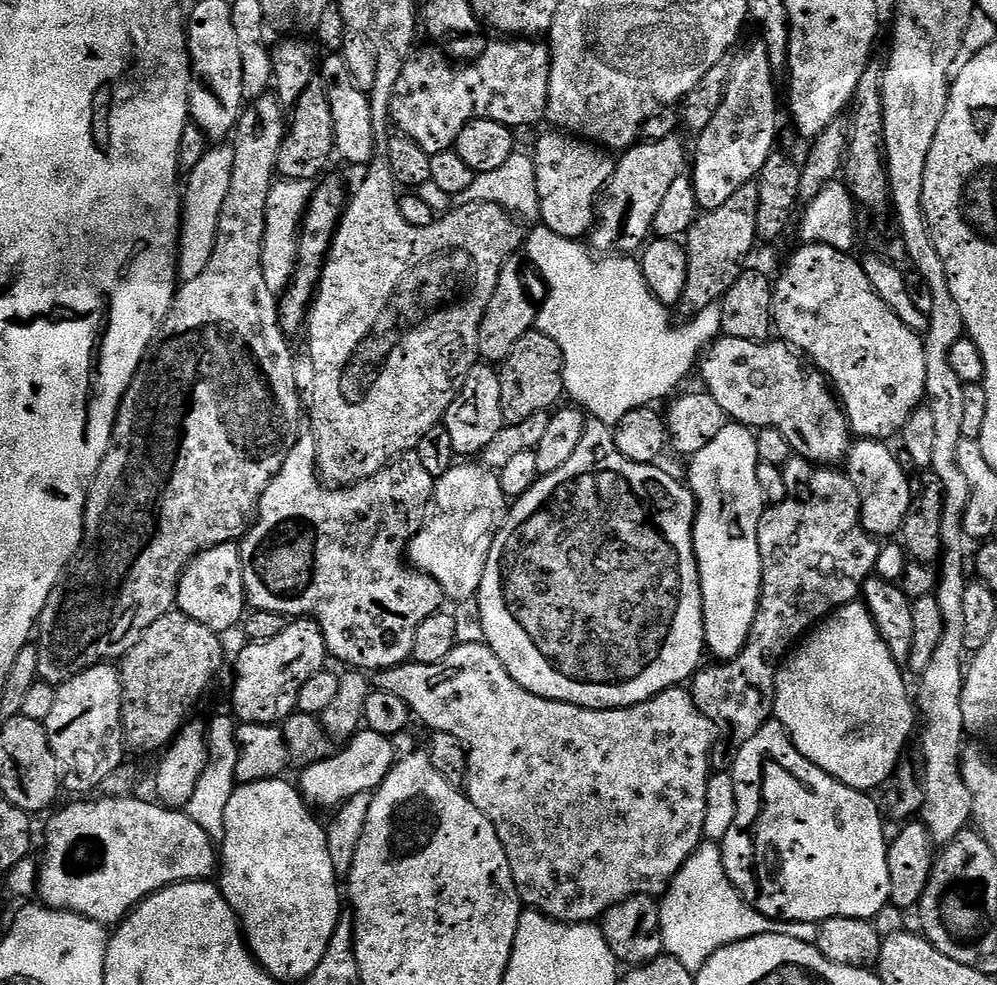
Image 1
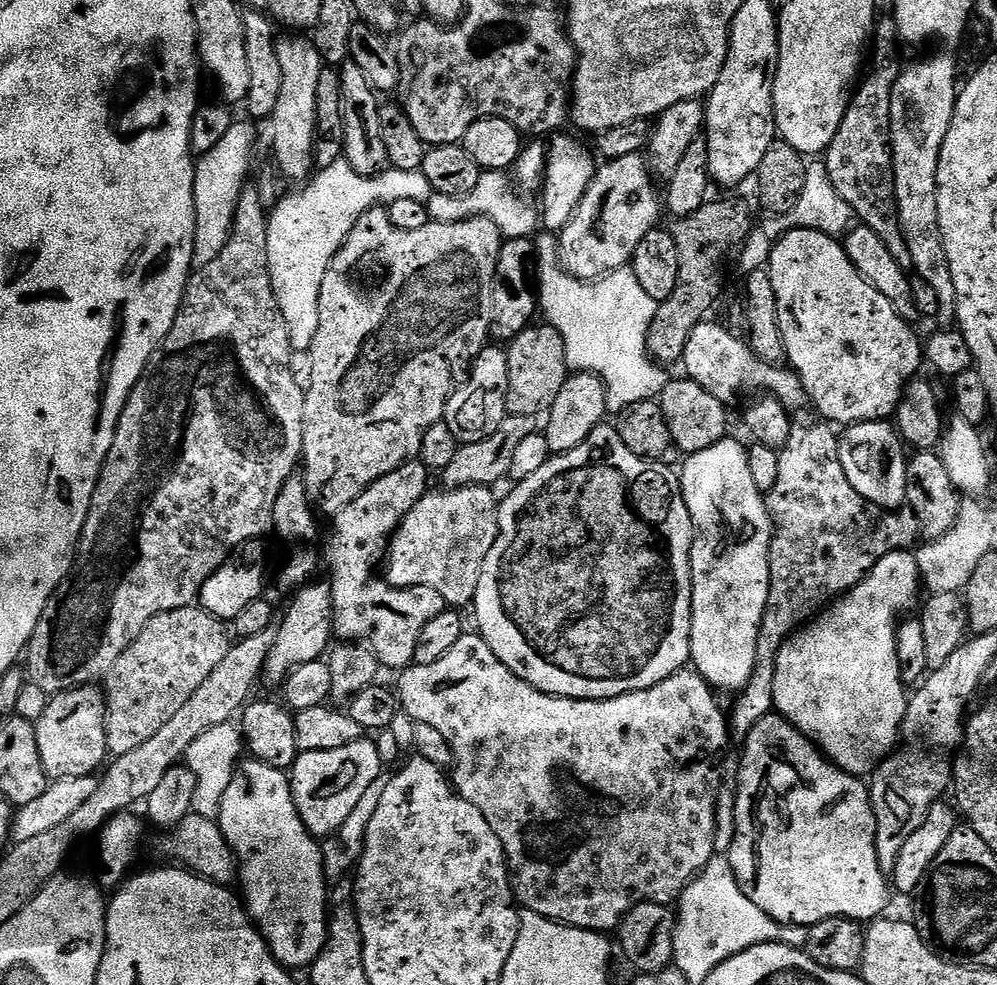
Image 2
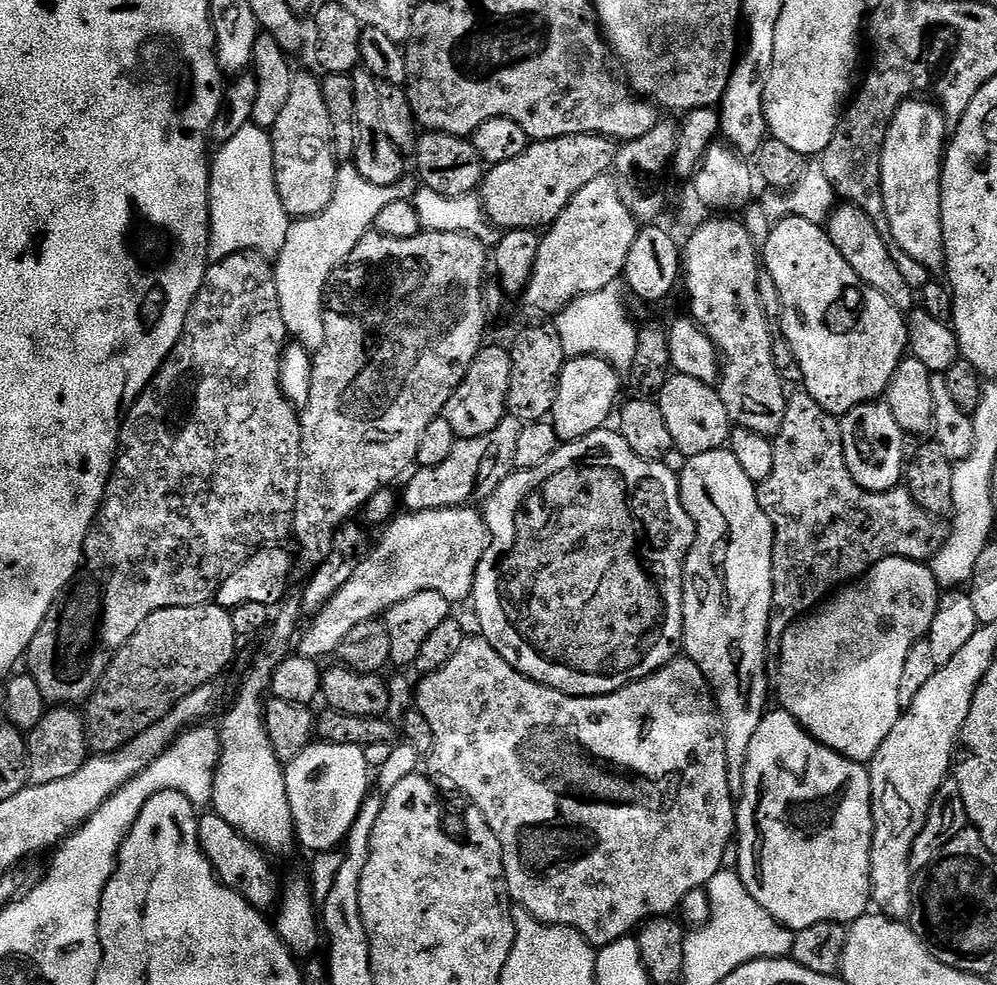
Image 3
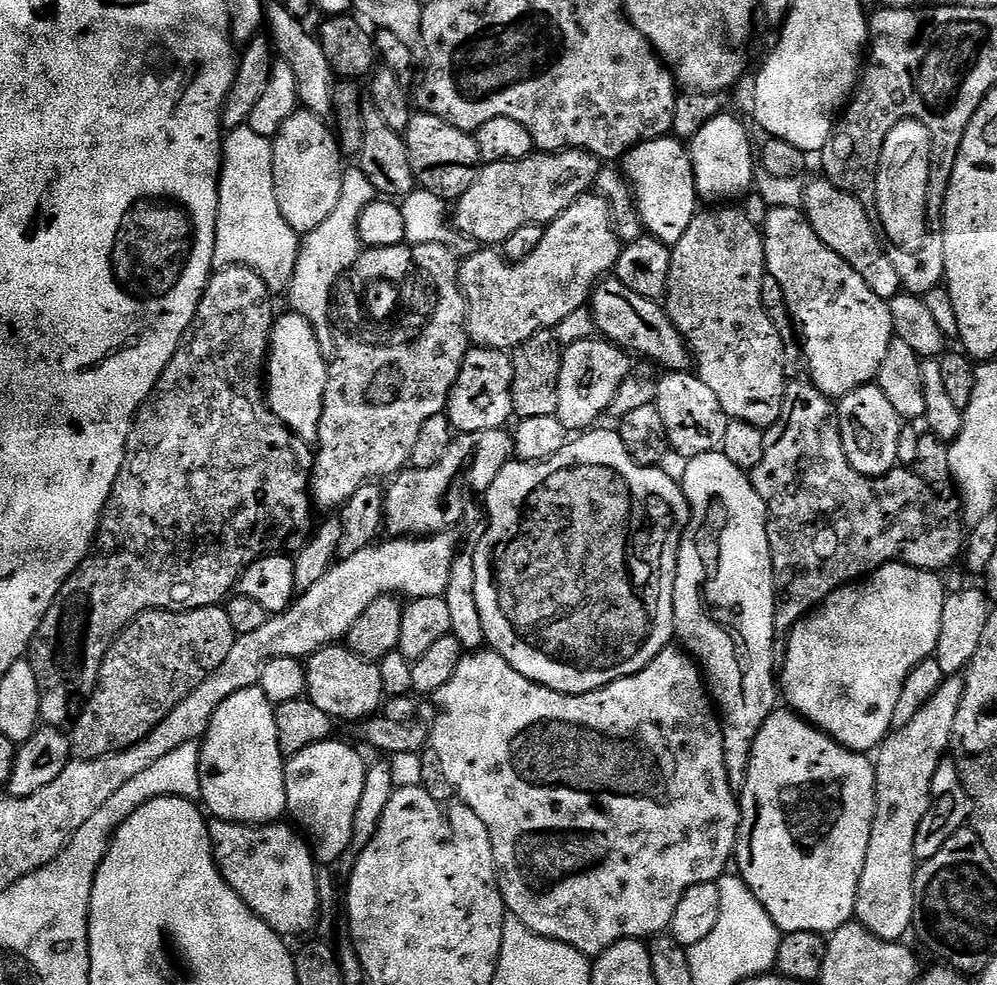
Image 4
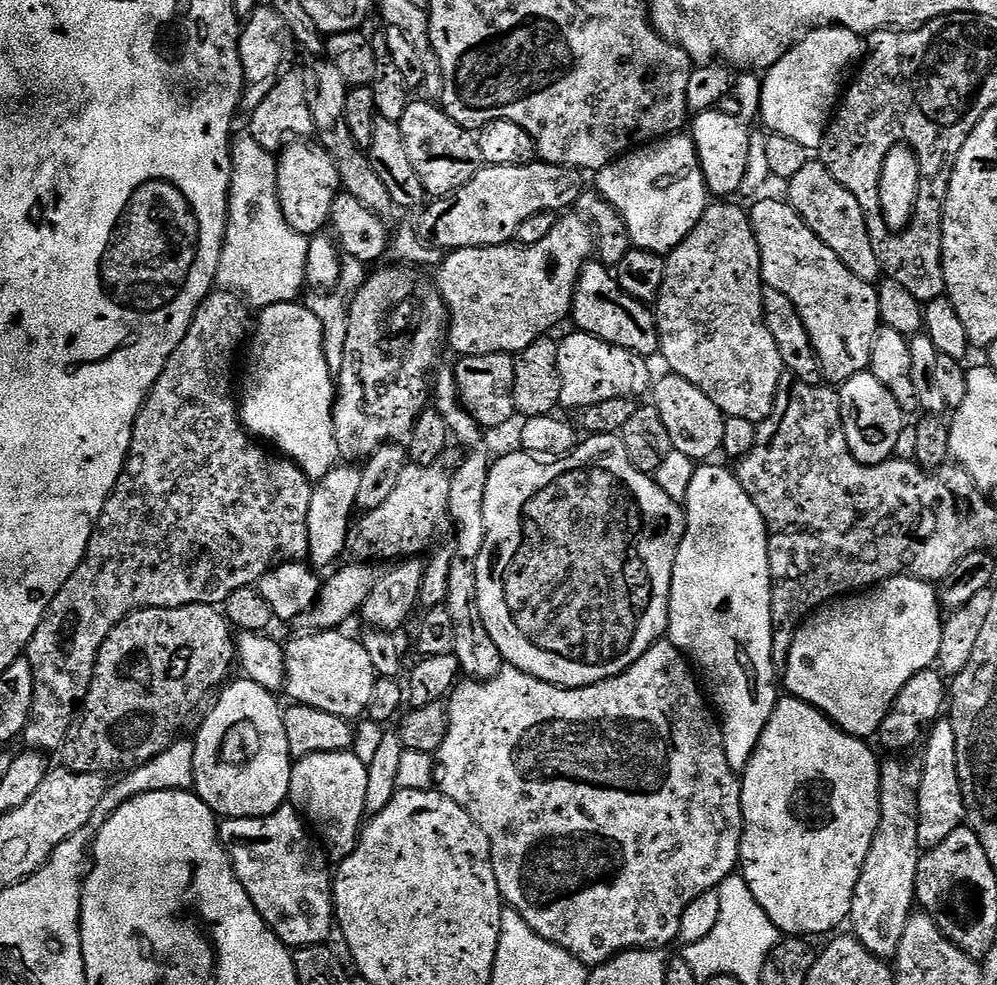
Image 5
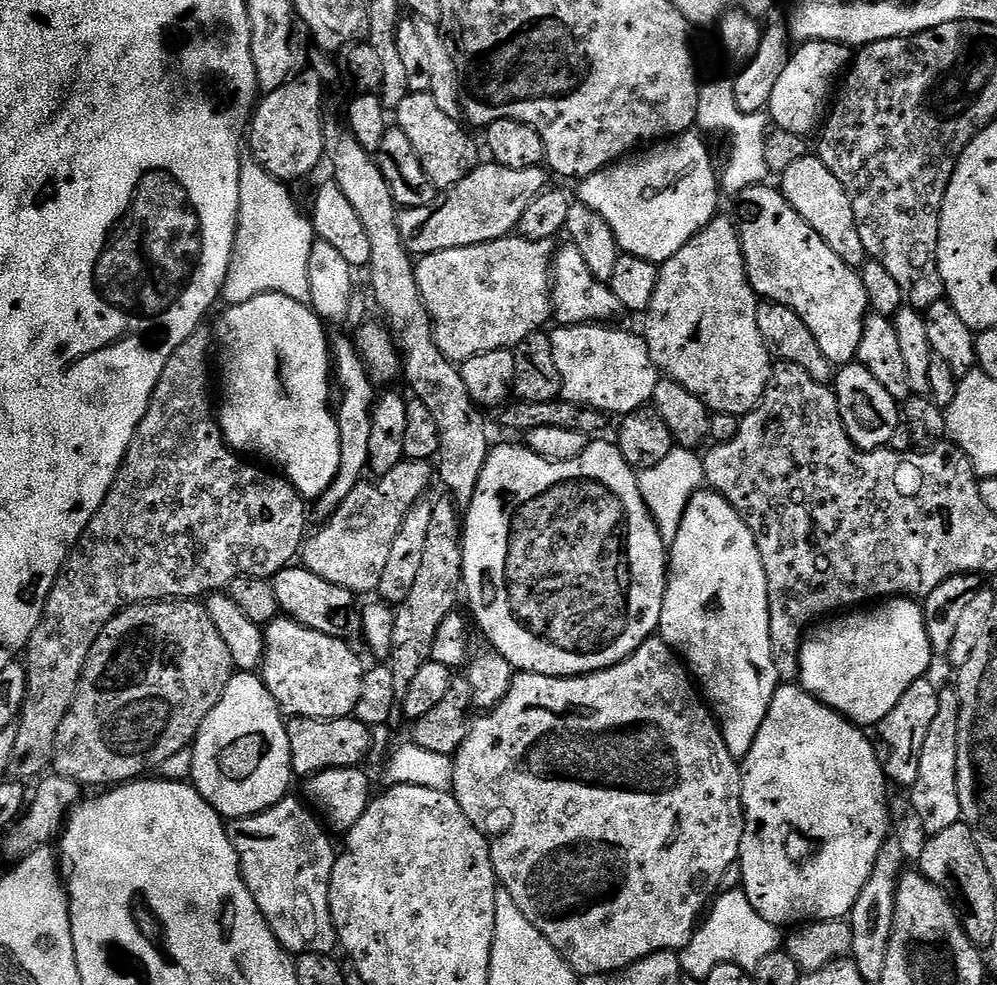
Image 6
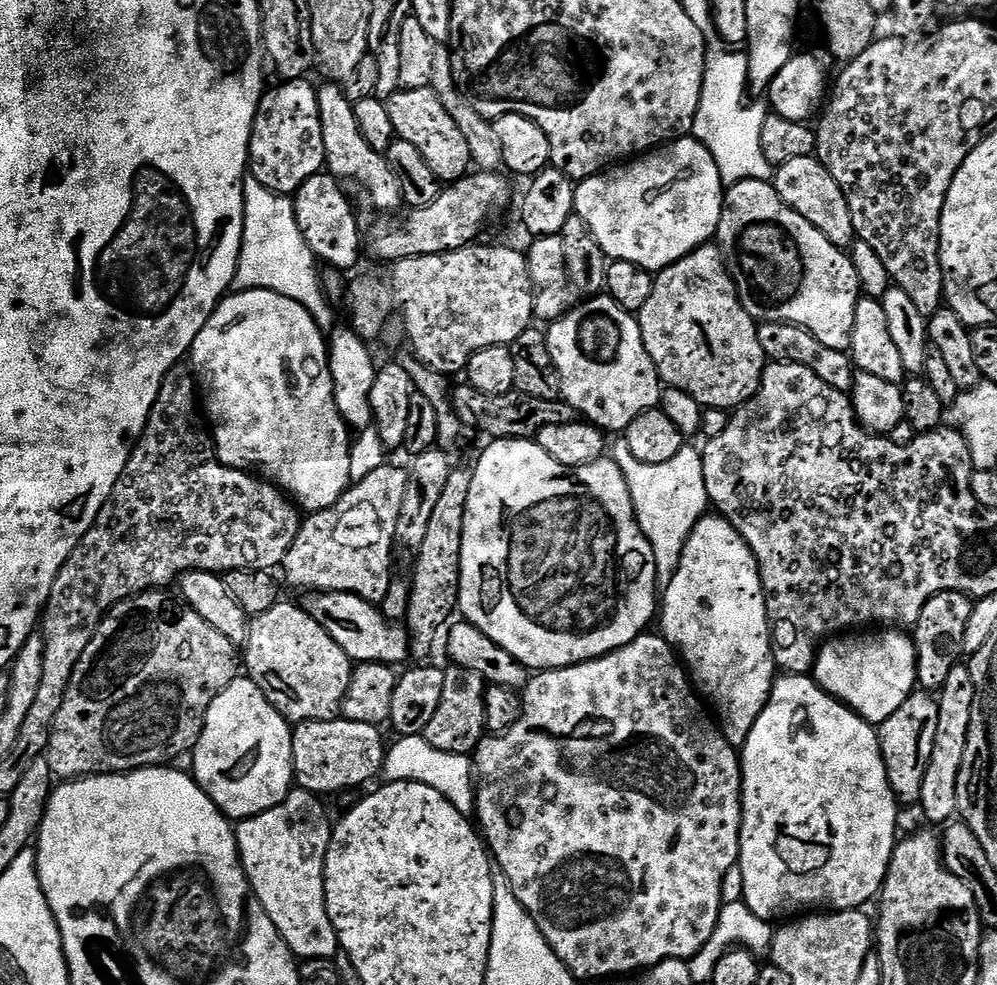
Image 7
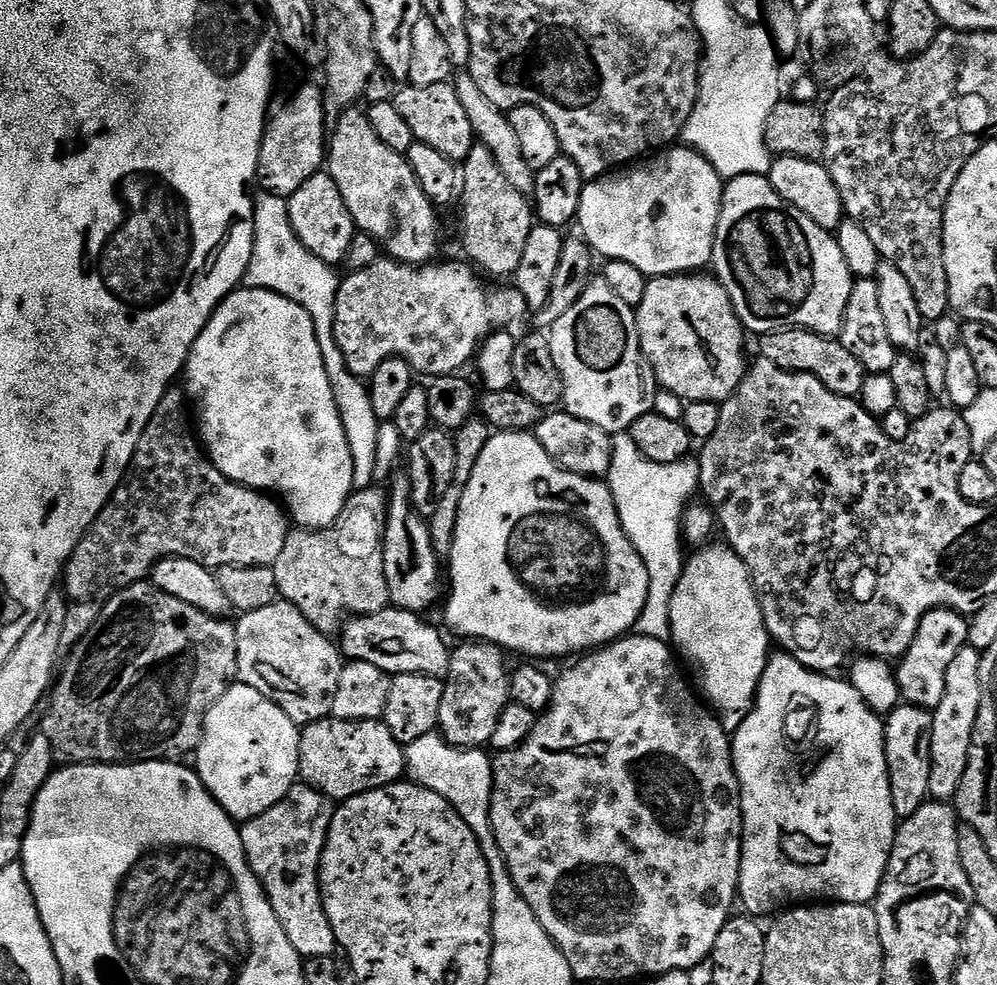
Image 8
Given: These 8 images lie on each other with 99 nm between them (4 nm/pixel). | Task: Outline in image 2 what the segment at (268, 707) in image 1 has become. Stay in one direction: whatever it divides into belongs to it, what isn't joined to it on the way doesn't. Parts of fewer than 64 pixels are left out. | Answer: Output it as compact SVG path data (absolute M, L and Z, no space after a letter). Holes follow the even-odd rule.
M309 582L303 585L293 596L296 597L289 602L288 609L282 612L282 619L276 628L274 646L270 646L268 657L264 659L262 680L265 685L267 683L276 684L276 686L283 685L295 668L306 662L321 659L329 651L334 640L331 587L327 583Z

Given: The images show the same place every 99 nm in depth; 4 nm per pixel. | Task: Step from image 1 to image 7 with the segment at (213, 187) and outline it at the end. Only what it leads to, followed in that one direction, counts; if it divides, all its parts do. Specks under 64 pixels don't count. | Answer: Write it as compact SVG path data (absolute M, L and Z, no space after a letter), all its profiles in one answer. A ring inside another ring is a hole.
M248 178L244 182L244 233L240 247L240 261L236 267L235 291L270 290L282 294L291 300L297 300L303 308L312 315L320 331L328 334L338 324L338 319L332 313L333 305L321 284L321 269L318 268L316 256L310 250L302 230L298 228L296 205L289 197L279 196L274 190L266 190L262 182Z

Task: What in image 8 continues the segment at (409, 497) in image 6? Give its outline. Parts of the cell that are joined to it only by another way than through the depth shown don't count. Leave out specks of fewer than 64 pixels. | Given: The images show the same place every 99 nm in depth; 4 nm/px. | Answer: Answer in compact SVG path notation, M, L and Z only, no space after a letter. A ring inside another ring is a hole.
M373 486L353 491L340 517L329 528L292 530L275 562L280 596L294 605L319 632L336 634L341 631L347 614L369 616L389 607L386 570L384 569L384 531L388 521L388 497L385 489Z

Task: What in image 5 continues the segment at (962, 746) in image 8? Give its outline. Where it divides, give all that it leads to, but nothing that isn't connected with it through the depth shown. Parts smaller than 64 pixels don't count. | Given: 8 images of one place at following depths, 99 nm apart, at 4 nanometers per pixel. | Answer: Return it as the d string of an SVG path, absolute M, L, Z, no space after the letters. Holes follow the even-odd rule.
M941 718L928 729L923 741L924 760L920 765L920 789L918 790L918 846L927 850L946 842L954 830L965 823L964 795L958 778L958 754L956 735L951 719Z

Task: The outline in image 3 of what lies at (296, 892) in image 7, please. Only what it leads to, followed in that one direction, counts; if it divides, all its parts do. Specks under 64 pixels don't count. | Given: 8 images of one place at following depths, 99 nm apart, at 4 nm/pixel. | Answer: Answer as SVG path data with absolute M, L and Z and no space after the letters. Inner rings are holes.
M201 815L199 822L200 849L203 850L205 858L212 863L212 871L215 872L216 877L230 890L246 898L246 902L250 902L255 908L268 910L270 907L271 909L278 896L278 887L276 888L276 876L268 865L269 857L259 846L253 844L240 832L236 832L234 826L230 826L230 822L226 822L220 816Z

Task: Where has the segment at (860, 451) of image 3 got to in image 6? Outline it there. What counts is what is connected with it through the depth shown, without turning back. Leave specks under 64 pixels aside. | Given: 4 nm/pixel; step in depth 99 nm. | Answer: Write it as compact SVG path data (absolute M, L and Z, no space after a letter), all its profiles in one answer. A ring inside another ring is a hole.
M858 362L843 365L835 373L834 391L842 414L842 422L850 438L864 452L873 452L876 448L889 447L894 430L902 423L901 405L892 397L890 390Z

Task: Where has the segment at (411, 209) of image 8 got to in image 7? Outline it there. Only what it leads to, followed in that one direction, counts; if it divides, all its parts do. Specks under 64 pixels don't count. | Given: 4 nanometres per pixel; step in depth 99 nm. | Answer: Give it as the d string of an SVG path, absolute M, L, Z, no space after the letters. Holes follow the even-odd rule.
M323 81L317 87L318 118L322 118L322 136L324 158L327 171L341 182L353 180L364 187L366 195L372 199L372 204L382 211L392 214L396 207L404 204L404 195L398 186L398 178L394 170L390 170L387 157L376 150L362 136L358 127L355 105L346 98L343 85L339 81Z

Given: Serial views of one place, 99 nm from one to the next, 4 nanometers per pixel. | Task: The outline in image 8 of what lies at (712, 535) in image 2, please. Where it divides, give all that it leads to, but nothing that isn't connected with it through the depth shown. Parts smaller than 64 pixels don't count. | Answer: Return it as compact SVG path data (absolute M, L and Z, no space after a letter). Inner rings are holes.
M709 543L687 557L684 573L678 582L678 590L674 590L674 598L670 598L670 626L672 627L670 640L681 657L684 655L690 663L700 667L696 676L700 679L699 691L703 699L707 701L713 712L719 714L720 725L728 733L734 734L738 726L742 726L742 722L748 717L752 701L756 698L760 679L768 665L770 637L764 629L762 606L758 602L752 579L742 558L738 558L736 551L728 547L727 543L716 543Z

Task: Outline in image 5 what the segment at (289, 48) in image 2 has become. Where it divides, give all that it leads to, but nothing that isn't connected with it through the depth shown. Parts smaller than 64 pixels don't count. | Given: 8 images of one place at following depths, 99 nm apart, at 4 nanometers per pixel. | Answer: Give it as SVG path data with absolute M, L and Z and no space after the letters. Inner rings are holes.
M304 140L289 144L279 153L276 167L276 185L283 217L292 229L309 238L319 235L327 227L333 202L341 191L335 162L321 145L312 144L308 145Z

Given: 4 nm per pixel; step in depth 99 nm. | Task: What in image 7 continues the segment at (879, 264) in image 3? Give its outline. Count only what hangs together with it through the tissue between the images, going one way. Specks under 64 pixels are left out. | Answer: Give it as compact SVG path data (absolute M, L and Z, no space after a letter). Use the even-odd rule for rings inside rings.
M815 156L793 158L775 169L774 183L777 194L782 202L786 202L786 206L790 206L790 210L802 214L802 218L806 218L814 230L822 230L822 234L826 234L834 246L851 249L856 240L856 231L854 218L850 218L850 206L846 206L846 194L842 194L842 186L834 182L830 170L826 170L821 160Z

